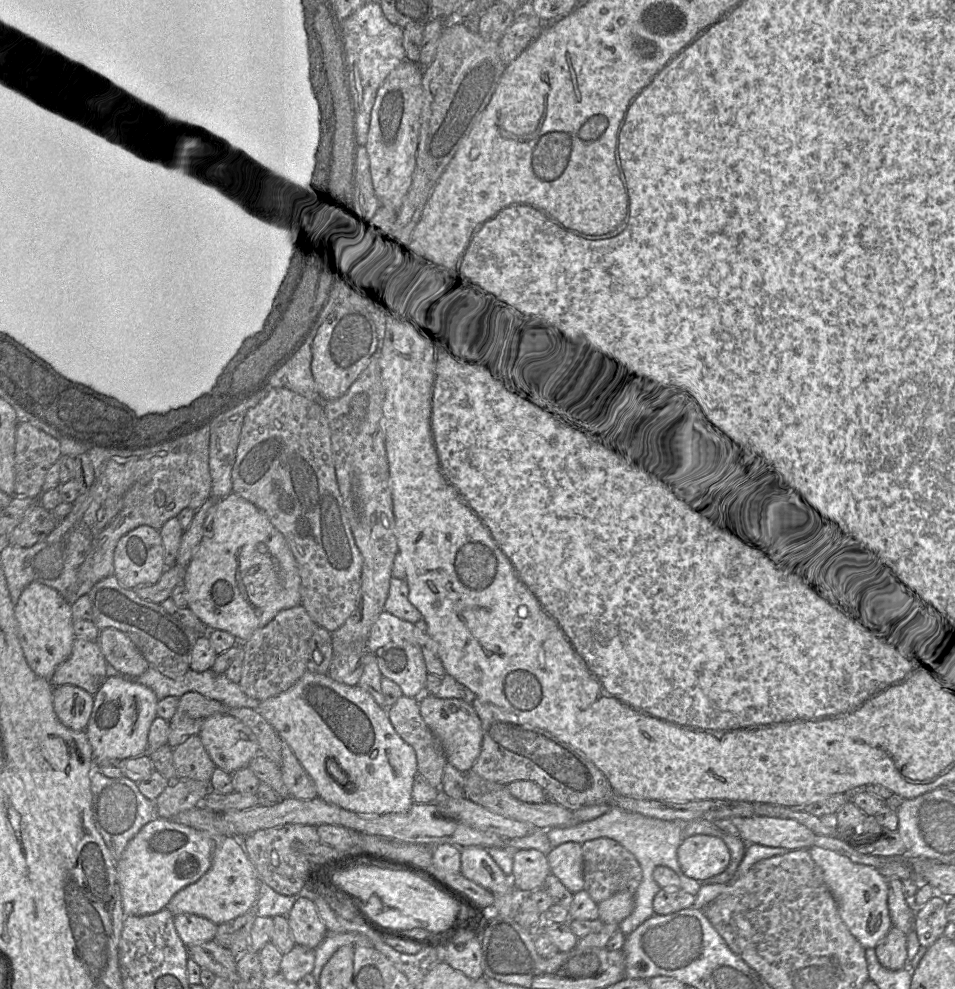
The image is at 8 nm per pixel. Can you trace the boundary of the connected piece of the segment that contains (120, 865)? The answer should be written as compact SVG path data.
M155 817L128 842L116 862L124 918L164 909L181 889L197 882L210 868L218 840L174 820Z

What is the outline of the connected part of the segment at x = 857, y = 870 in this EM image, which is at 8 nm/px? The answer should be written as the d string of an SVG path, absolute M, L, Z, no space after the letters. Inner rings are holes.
M812 846L808 851L821 869L824 882L837 903L839 915L851 934L865 949L875 948L892 928L887 904L887 878L875 868L854 863L833 850Z

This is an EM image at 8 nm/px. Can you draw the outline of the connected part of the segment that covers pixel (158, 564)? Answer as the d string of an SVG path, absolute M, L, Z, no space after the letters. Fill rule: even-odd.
M142 525L123 535L115 548L114 567L114 575L125 588L157 583L165 571L160 531Z

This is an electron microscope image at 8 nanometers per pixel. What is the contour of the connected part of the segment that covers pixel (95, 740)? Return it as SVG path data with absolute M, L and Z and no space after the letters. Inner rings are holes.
M120 676L106 678L96 695L94 695L93 709L85 728L92 748L94 768L99 762L107 758L127 759L147 752L148 733L152 722L157 717L158 701L159 699L154 691L145 685L126 680Z

